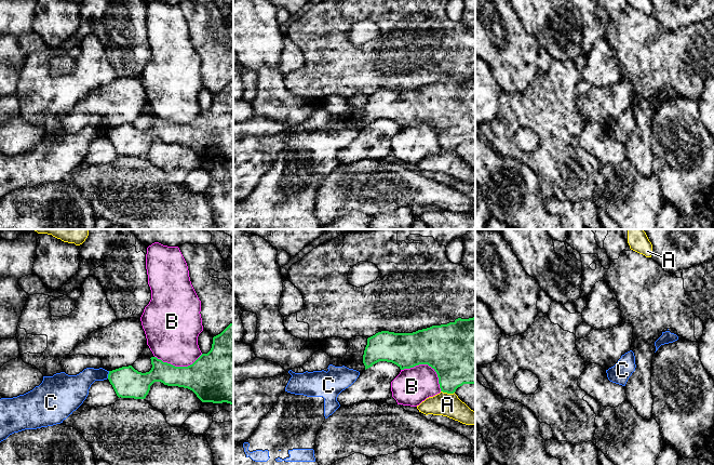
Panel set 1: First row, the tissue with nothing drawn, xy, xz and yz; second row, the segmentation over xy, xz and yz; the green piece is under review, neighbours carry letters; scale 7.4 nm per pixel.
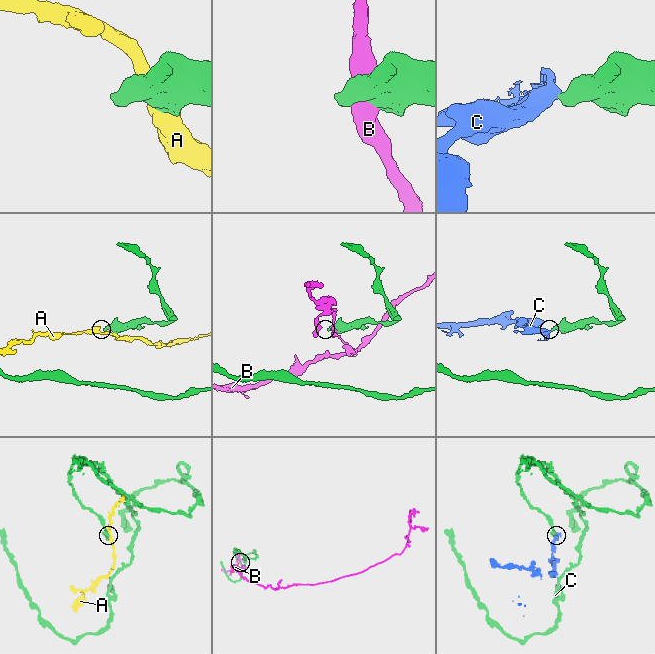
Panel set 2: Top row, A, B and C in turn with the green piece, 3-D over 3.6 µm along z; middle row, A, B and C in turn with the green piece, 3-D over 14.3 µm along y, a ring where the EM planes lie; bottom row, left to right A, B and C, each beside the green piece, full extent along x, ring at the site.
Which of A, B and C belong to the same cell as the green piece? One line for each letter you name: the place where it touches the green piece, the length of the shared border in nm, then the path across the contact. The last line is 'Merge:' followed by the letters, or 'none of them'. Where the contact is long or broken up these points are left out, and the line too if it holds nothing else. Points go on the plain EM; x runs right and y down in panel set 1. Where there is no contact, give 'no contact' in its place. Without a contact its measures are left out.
Merge: none of them

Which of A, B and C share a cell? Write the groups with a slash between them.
A / B / C

